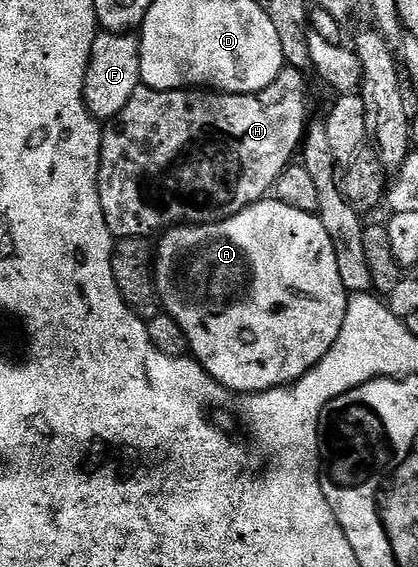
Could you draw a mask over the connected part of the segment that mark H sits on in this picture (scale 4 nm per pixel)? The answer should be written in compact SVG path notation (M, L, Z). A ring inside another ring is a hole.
M285 66L281 73L278 74L277 79L273 80L273 83L269 84L268 88L262 89L261 92L255 94L221 94L218 92L212 92L202 88L188 88L185 90L151 90L149 87L140 85L137 92L133 92L133 96L129 96L129 104L125 104L125 108L121 112L117 112L115 118L110 119L109 124L103 126L103 135L101 136L101 152L99 153L99 195L101 196L101 212L105 216L105 224L109 224L109 232L116 239L120 238L147 238L150 235L150 230L156 230L156 232L162 232L173 226L181 226L184 224L190 224L192 226L204 226L210 222L220 222L226 218L231 218L237 212L241 212L247 206L251 206L255 202L262 202L272 193L273 187L276 182L277 176L284 170L284 168L294 159L293 154L298 153L300 146L302 145L303 135L306 133L307 120L307 94L305 86L306 75L296 69L295 67Z

